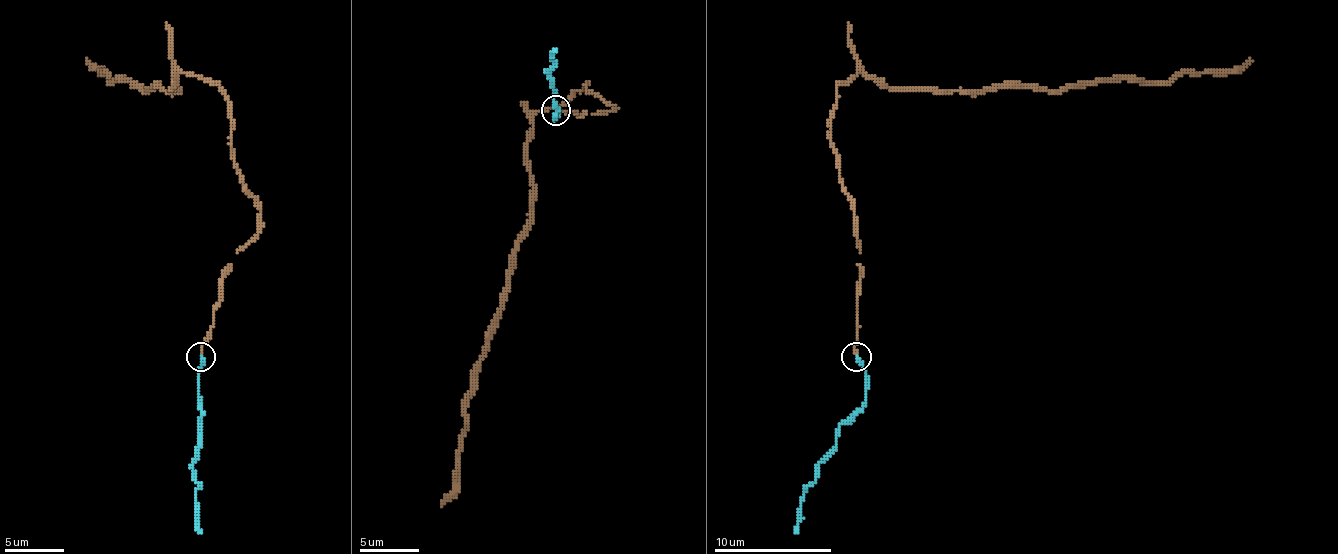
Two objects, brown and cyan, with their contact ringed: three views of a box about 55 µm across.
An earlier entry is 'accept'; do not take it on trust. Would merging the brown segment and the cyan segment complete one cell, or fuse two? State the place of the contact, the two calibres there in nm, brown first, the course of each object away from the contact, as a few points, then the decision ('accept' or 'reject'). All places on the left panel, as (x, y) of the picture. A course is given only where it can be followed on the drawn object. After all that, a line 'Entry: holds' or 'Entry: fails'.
place (201, 356); calibres 140 and 180 nm; course brown (201, 356), (222, 273), (260, 211), (231, 140), (231, 105), (187, 72), (178, 90), (145, 90), (86, 61); course cyan (201, 356), (198, 447), (192, 465), (192, 477), (198, 486), (195, 521), (201, 533); accept
Entry: holds

